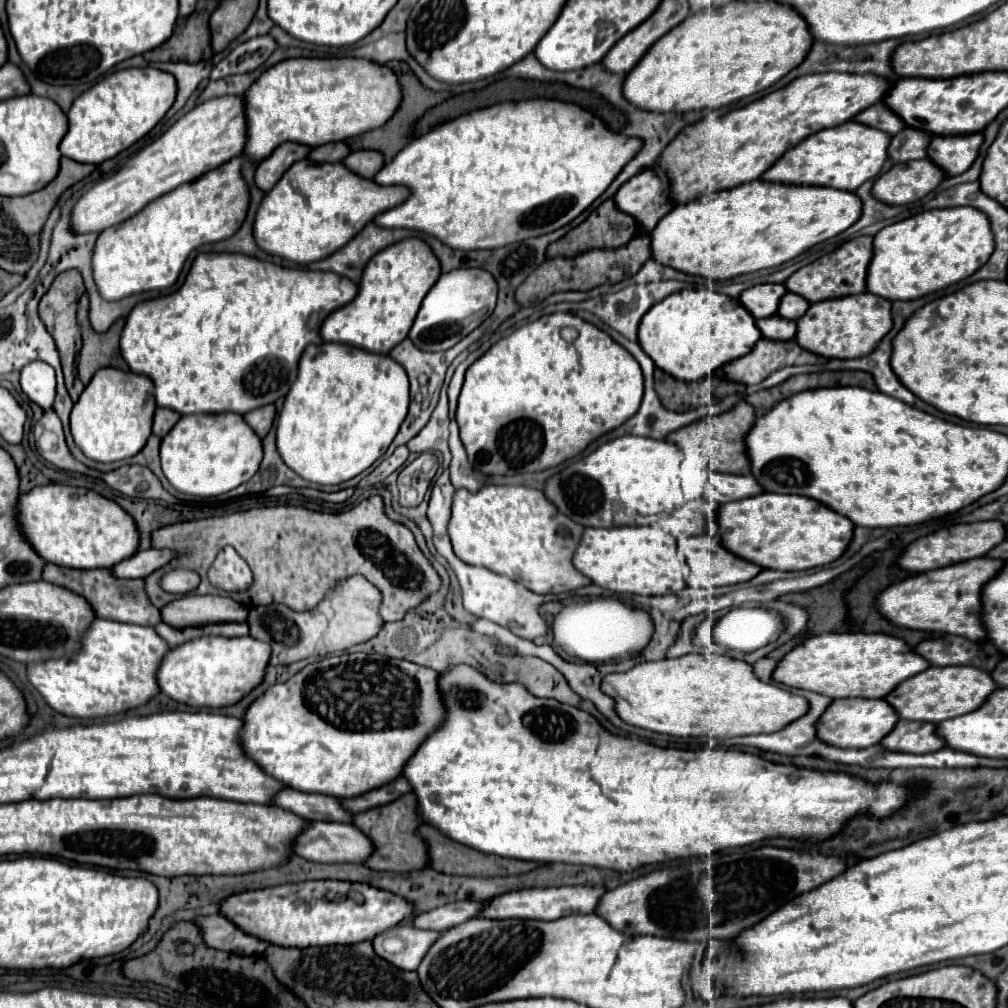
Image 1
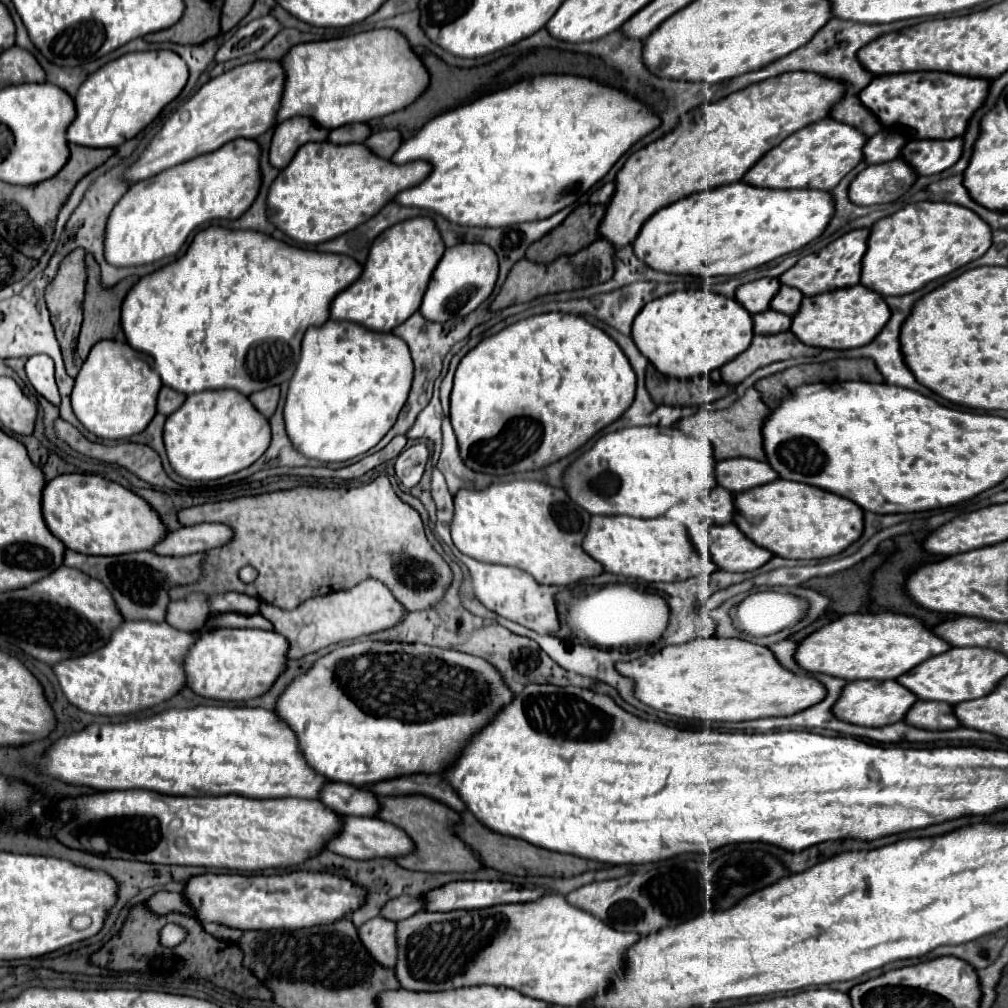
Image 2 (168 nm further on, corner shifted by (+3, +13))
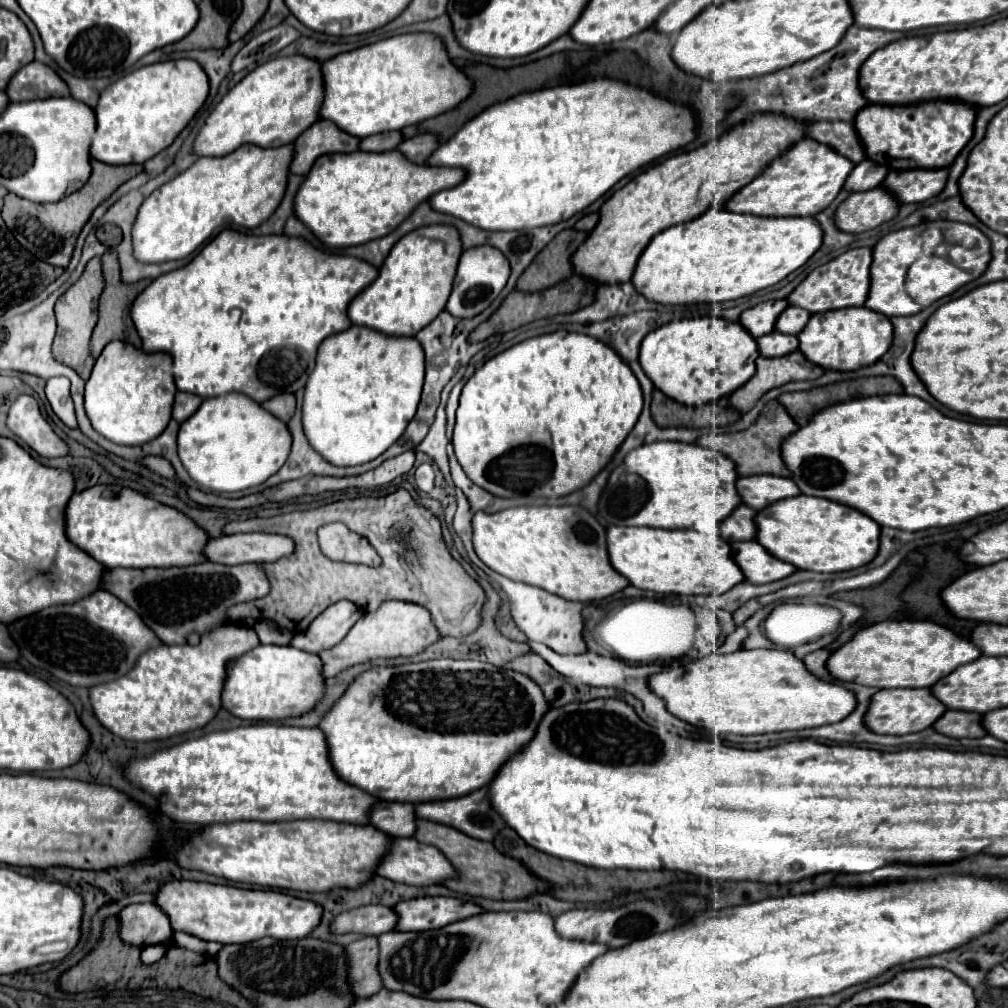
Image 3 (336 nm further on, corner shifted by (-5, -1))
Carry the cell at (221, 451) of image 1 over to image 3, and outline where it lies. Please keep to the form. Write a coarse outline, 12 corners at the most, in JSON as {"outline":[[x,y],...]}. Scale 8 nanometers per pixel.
{"outline":[[243,394],[205,398],[179,458],[213,492],[263,484],[291,432]]}

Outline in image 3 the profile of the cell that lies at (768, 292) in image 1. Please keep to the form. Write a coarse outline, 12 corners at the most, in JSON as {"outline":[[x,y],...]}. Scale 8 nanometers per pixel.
{"outline":[[787,300],[745,310],[739,324],[753,336],[775,330]]}

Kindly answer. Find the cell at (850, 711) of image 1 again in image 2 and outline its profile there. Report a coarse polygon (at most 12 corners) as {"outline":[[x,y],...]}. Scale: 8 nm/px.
{"outline":[[895,680],[845,684],[831,712],[857,726],[903,720],[917,698]]}

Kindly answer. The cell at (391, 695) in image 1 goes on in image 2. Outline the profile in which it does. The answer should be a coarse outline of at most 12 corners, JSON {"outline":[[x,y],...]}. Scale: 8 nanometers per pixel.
{"outline":[[365,640],[279,694],[309,768],[439,766],[513,692],[457,650]]}

